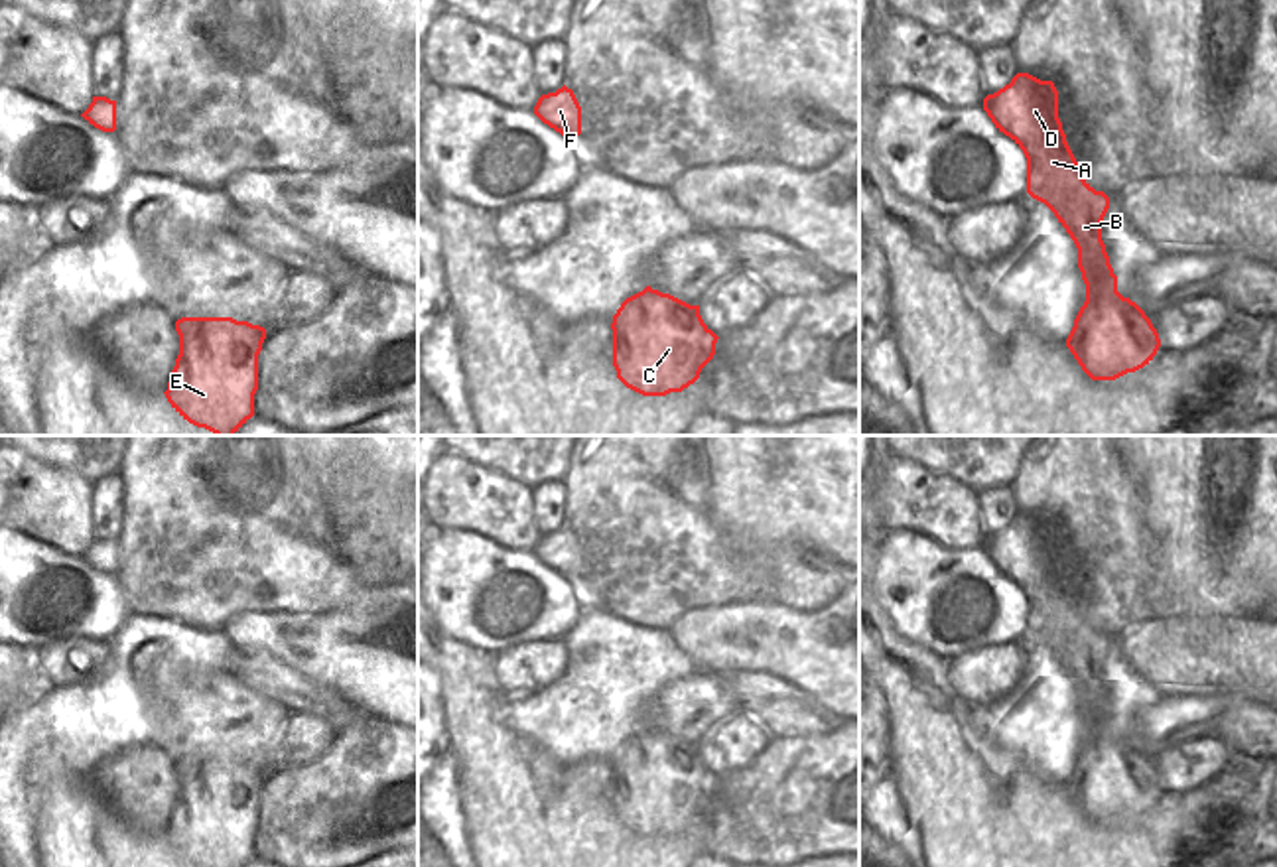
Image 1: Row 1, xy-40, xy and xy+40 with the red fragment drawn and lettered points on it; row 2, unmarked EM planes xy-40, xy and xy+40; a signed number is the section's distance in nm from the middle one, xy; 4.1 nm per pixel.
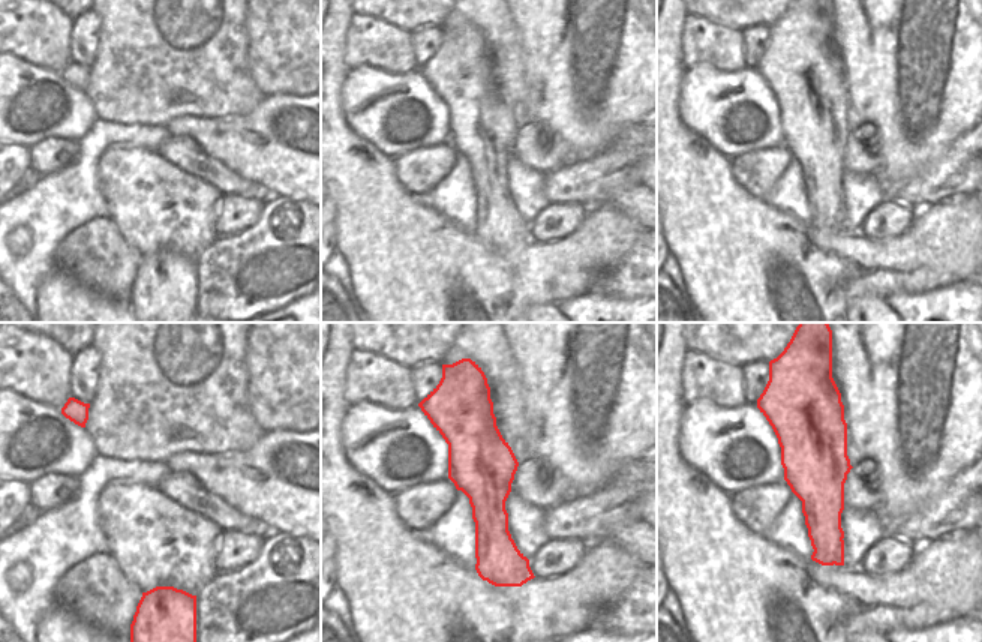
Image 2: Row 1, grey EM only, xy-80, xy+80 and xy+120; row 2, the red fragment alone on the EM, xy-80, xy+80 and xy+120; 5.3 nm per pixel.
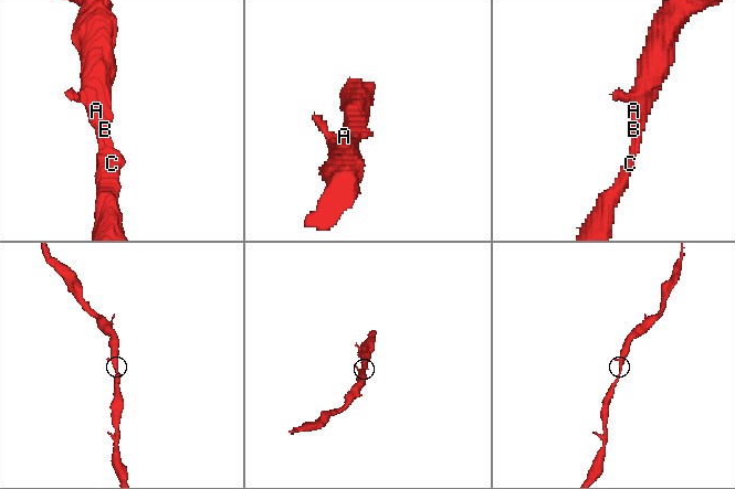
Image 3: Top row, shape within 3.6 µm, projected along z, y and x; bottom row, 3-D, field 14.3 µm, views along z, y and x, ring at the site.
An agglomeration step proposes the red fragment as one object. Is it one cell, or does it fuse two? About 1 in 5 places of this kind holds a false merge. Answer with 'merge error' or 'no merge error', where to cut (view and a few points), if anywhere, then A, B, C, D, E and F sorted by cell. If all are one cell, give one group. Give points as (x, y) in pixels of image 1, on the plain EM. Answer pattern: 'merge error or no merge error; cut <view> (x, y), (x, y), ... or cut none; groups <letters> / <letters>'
no merge error; cut none; groups A B C D E F

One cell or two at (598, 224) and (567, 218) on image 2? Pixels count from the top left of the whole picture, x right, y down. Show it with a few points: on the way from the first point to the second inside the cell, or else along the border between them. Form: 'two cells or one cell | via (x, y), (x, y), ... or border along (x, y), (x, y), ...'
two cells | border along (586, 209), (582, 221), (568, 234), (552, 240)

